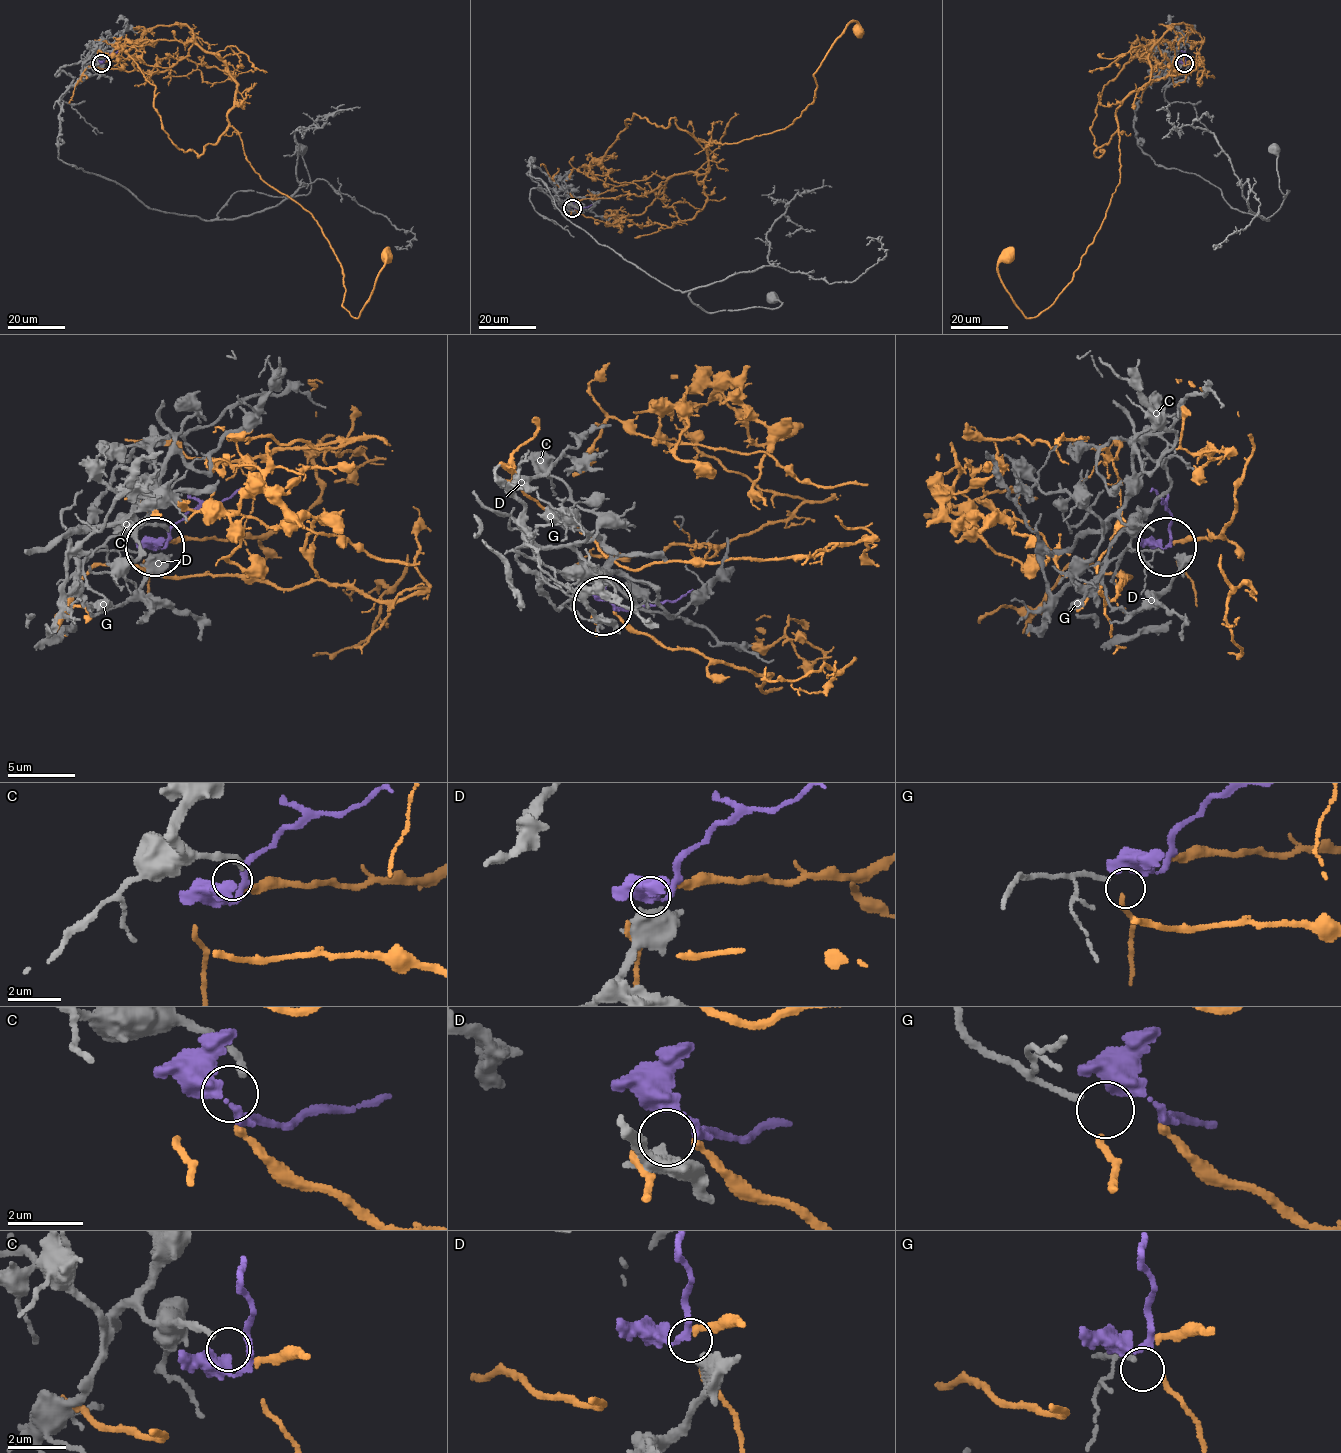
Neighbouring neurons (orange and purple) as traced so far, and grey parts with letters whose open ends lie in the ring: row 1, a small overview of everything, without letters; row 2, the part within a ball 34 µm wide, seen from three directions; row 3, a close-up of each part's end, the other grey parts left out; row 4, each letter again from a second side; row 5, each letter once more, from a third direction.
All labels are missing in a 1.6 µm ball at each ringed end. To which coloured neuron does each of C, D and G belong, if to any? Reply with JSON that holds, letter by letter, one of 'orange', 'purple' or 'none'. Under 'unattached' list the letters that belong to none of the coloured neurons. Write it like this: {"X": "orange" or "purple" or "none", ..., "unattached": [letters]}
{"C": "none", "D": "purple", "G": "orange", "unattached": ["C"]}

